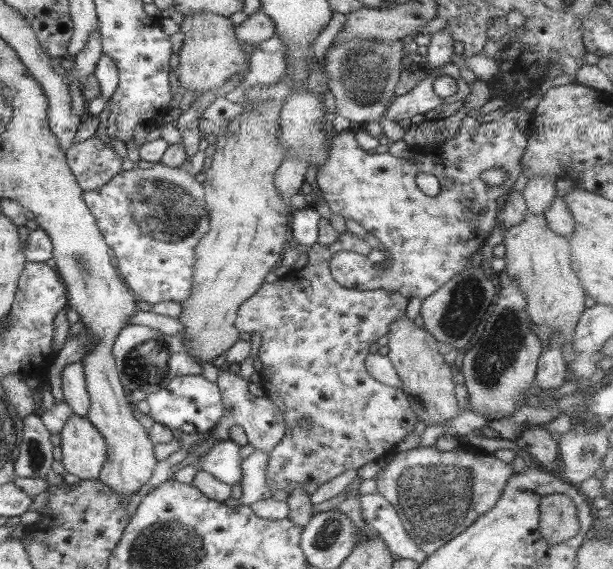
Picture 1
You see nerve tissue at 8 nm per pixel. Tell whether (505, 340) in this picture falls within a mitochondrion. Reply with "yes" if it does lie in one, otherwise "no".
yes

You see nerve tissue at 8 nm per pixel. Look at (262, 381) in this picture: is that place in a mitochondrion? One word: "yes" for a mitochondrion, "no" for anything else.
no

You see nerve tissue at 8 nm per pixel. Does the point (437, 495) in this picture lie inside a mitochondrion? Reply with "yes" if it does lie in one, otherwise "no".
yes

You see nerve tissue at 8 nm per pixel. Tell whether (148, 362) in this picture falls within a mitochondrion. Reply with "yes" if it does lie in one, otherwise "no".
yes

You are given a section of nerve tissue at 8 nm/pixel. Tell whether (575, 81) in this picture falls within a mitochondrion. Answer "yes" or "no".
no

